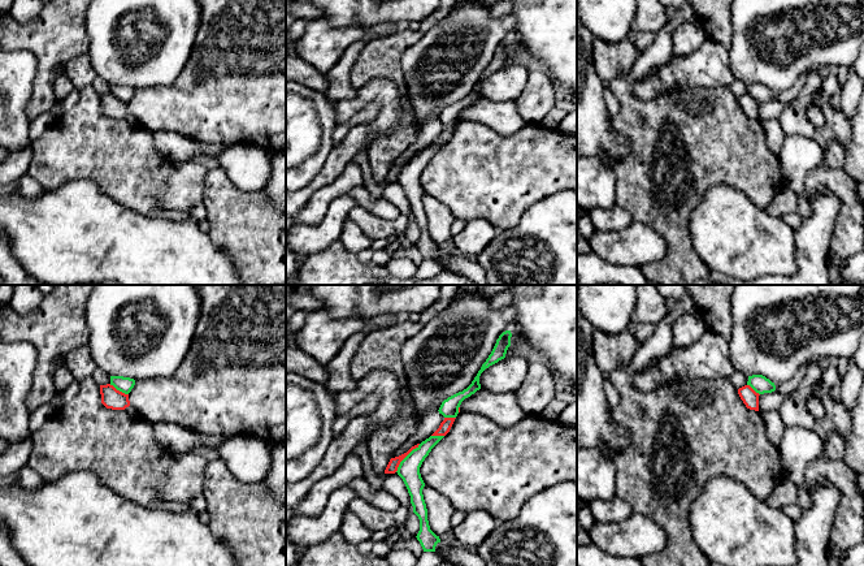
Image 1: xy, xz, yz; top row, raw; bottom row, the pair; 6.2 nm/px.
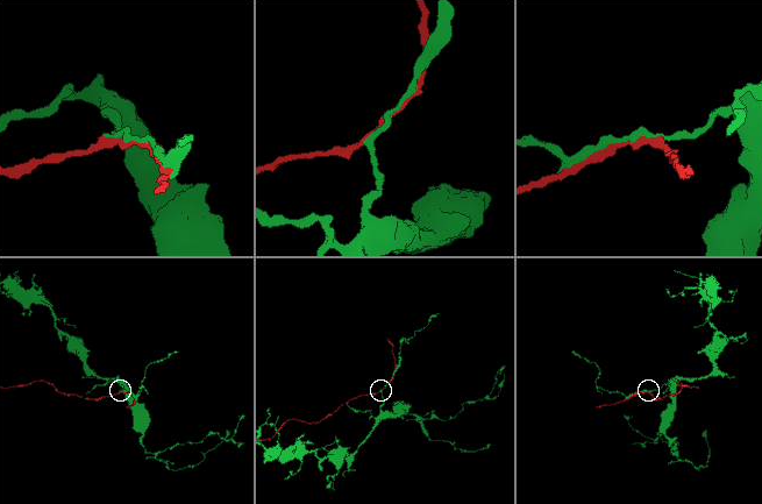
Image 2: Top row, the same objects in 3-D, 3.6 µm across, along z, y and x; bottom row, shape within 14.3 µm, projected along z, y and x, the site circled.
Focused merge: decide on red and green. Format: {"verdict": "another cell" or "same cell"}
{"verdict": "another cell"}

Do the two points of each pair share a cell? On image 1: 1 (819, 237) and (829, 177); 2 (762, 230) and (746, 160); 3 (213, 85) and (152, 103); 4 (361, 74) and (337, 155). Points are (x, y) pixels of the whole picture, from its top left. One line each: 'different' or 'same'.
1: different
2: different
3: same
4: different

